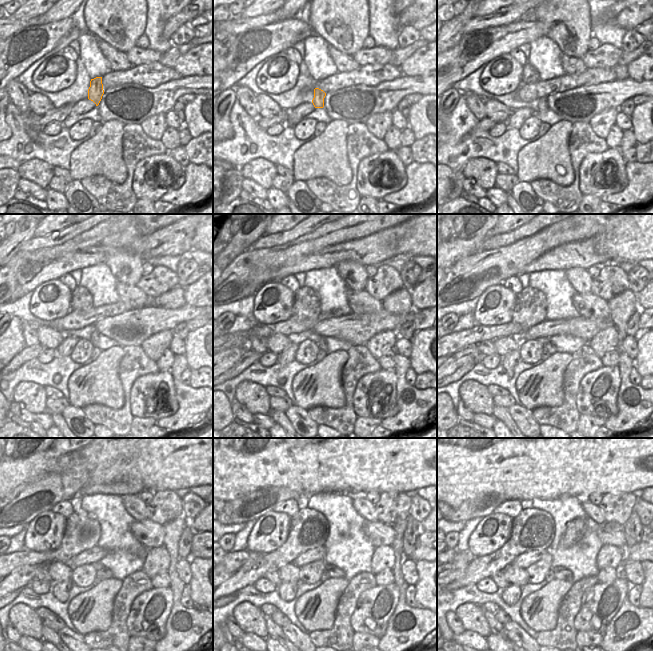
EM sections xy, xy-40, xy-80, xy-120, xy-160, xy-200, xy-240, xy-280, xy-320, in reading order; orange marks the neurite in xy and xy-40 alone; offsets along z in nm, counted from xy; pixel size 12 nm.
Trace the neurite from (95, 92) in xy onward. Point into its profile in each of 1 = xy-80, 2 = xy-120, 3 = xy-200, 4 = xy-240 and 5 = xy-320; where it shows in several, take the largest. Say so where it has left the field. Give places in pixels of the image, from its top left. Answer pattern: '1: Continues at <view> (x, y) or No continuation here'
1: Continues at xy-80 (540, 105)
2: Continues at xy-120 (90, 333)
3: Continues at xy-200 (545, 341)
4: Continues at xy-240 (105, 573)
5: Continues at xy-320 (564, 574).

